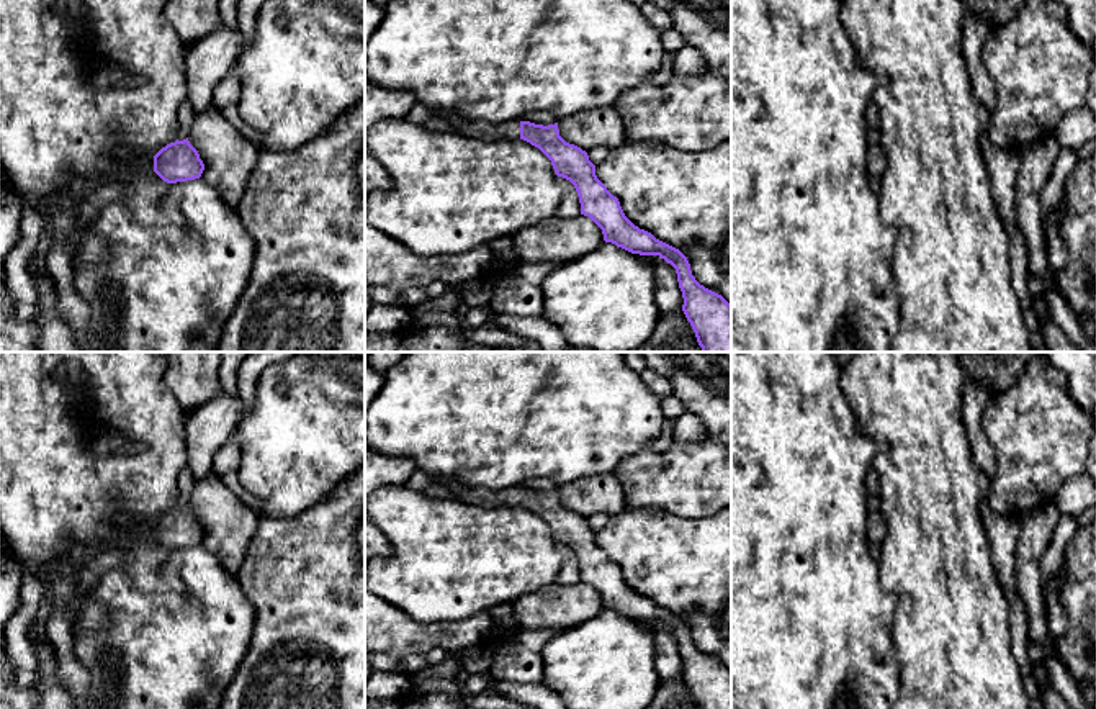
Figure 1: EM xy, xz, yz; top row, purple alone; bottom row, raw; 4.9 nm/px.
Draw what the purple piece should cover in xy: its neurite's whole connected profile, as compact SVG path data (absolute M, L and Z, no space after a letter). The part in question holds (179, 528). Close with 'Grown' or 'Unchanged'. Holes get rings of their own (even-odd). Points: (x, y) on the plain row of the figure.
M188 504L183 508L173 506L154 524L149 521L133 522L121 516L118 526L139 537L154 537L167 550L200 545L204 537L204 531Z. Grown

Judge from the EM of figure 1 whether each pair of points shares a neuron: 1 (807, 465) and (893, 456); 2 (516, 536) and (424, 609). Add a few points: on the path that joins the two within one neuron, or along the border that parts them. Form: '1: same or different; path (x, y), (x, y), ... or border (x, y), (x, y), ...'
1: different; border (857, 423), (857, 428), (879, 446), (872, 467)
2: same; path (493, 555), (478, 557), (447, 587)

